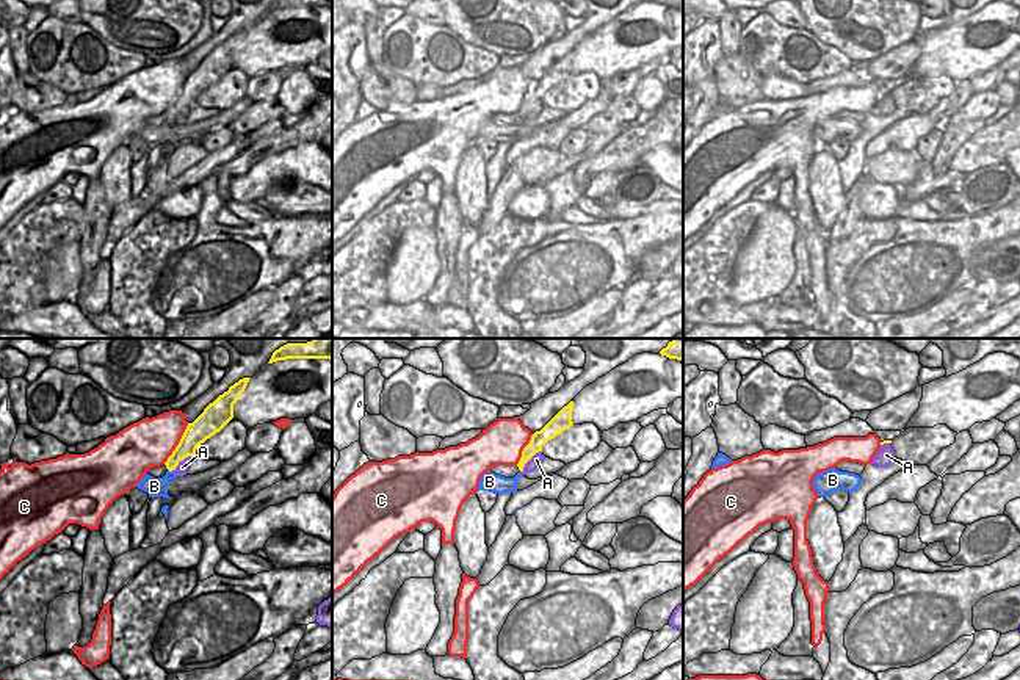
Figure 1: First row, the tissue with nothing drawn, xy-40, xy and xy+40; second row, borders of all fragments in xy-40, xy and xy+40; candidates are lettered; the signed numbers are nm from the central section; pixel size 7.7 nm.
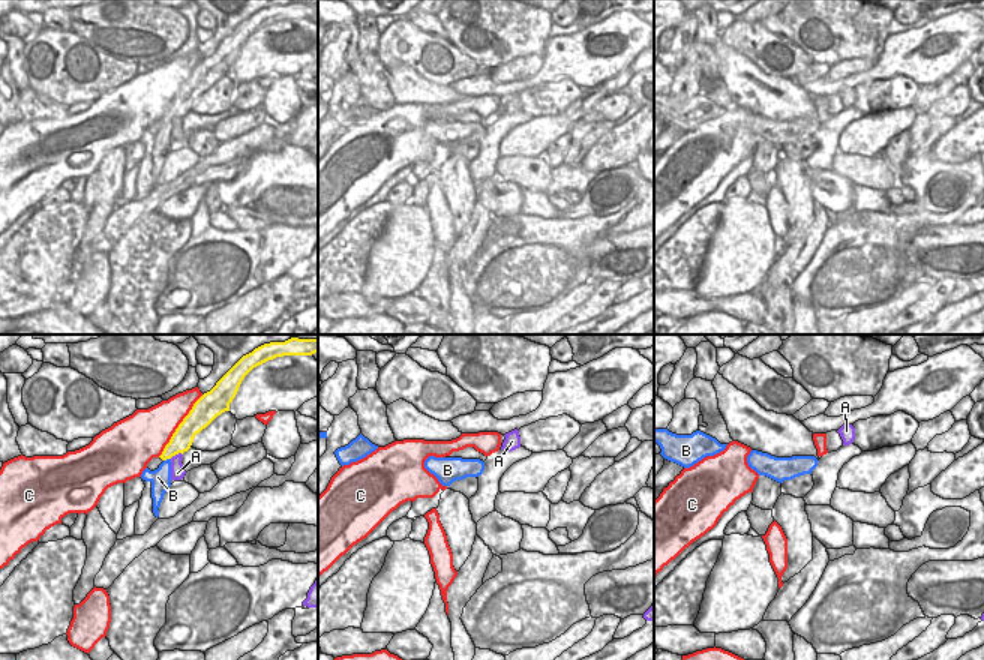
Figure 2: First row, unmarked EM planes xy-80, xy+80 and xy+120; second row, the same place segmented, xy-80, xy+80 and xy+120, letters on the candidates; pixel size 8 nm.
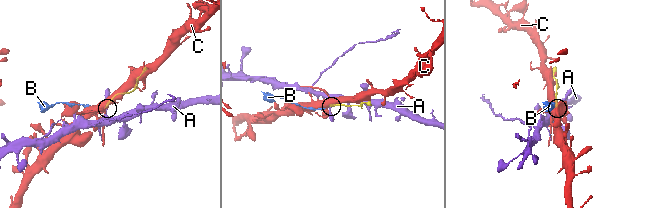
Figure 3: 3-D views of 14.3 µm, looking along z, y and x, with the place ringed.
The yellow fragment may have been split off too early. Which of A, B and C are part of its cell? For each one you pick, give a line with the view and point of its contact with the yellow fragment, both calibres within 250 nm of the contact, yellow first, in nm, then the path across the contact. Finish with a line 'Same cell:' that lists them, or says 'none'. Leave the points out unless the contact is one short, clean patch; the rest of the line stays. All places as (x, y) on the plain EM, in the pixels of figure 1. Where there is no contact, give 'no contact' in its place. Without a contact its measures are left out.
Same cell: none

